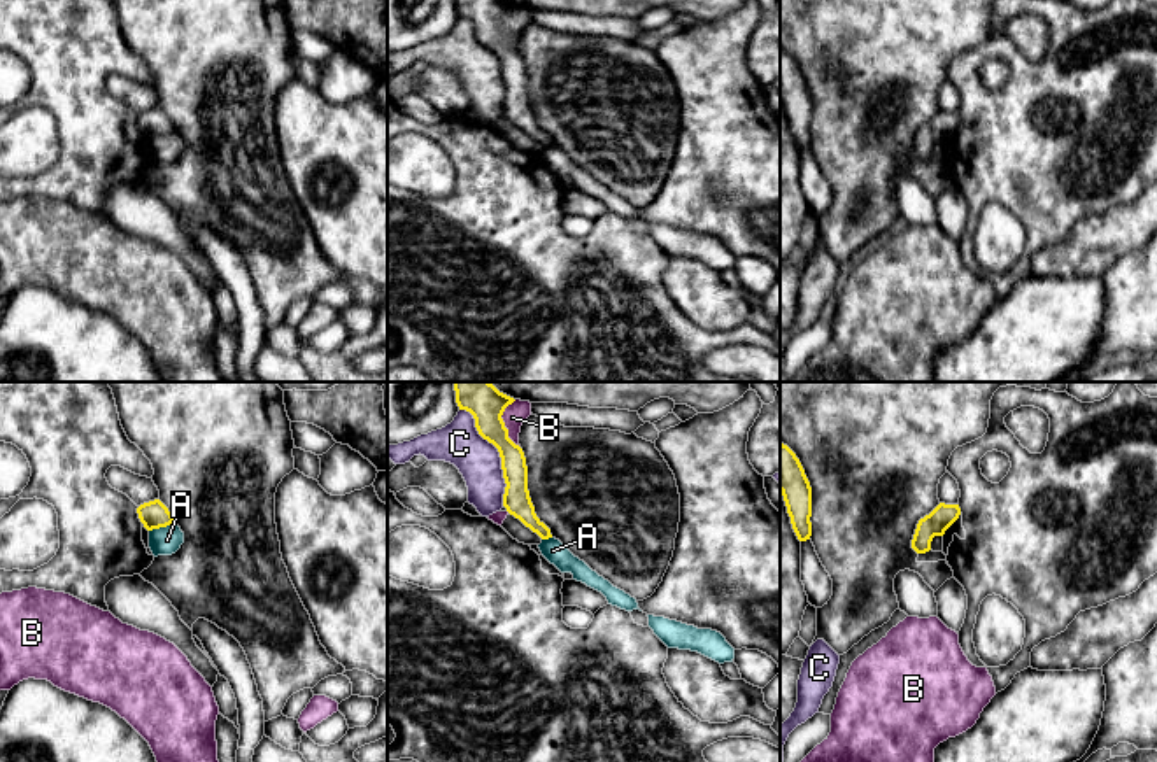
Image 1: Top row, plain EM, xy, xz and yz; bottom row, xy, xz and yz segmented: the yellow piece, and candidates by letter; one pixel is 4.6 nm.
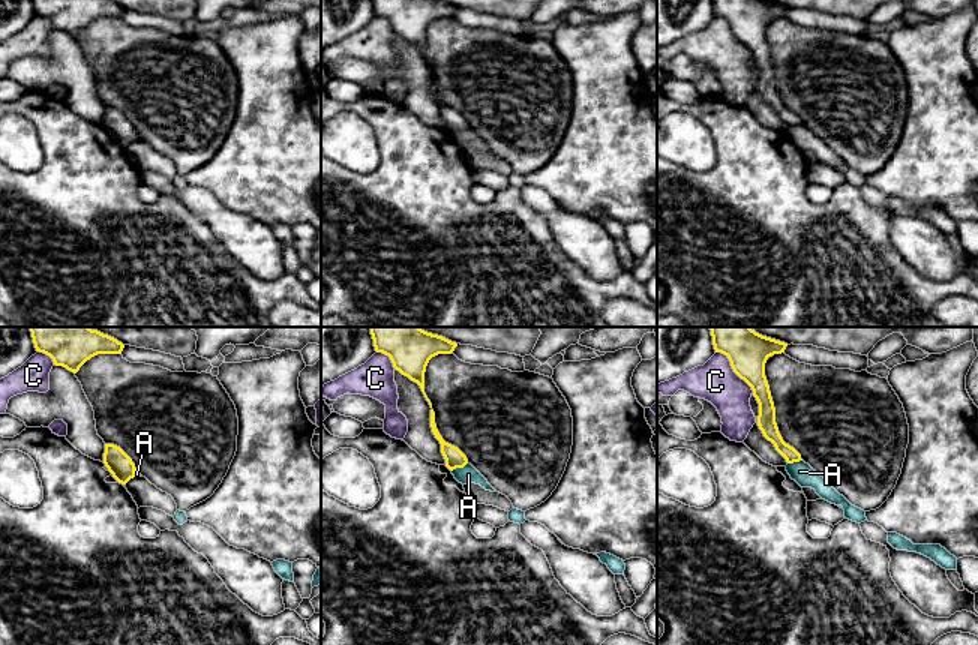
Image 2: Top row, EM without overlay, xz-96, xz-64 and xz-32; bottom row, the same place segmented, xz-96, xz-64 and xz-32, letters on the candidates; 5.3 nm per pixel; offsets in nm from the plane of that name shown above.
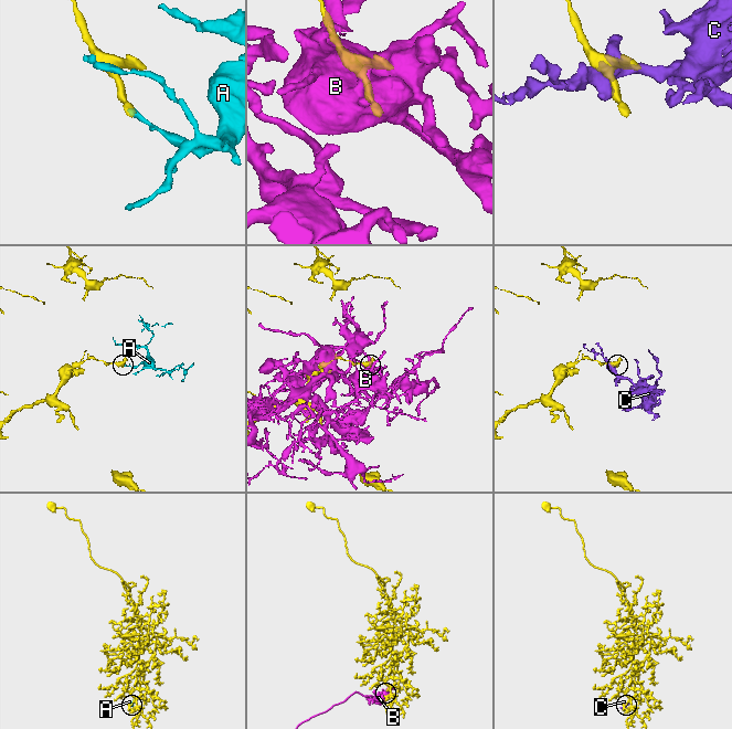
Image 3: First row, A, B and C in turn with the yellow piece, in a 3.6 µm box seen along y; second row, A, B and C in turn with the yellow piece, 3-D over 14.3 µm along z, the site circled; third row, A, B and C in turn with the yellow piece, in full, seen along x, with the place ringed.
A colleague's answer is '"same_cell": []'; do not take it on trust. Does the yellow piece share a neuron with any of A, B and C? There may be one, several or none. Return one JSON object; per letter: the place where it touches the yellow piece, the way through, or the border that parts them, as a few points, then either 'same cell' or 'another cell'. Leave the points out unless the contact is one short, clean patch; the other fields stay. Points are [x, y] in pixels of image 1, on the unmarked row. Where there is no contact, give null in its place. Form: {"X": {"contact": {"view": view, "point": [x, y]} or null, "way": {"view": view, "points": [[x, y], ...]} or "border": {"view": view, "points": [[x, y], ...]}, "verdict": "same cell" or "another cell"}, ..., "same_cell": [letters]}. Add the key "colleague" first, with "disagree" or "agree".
{"colleague": "agree", "A": {"contact": {"view": "xy", "point": [160, 134]}, "border": {"view": "xy", "points": [[172, 130], [149, 139]]}, "verdict": "another cell"}, "B": {"contact": {"view": "xz", "point": [503, 32]}, "verdict": "another cell"}, "C": {"contact": {"view": "xz", "point": [500, 62]}, "verdict": "another cell"}, "same_cell": []}

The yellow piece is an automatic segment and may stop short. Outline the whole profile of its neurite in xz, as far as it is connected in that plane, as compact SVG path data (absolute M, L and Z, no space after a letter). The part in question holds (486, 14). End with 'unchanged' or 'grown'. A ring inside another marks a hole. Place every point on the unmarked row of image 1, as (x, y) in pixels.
M456 0L459 18L473 23L479 42L500 60L507 91L503 114L542 147L549 147L552 145L550 137L536 124L529 105L524 60L508 46L508 37L501 26L505 16L514 9L503 0Z; unchanged

